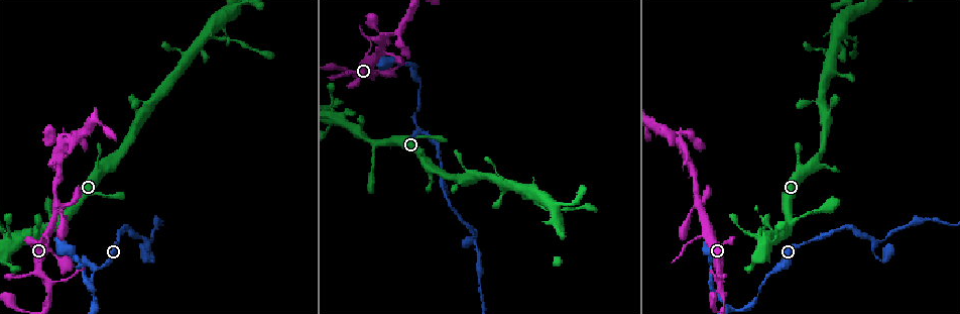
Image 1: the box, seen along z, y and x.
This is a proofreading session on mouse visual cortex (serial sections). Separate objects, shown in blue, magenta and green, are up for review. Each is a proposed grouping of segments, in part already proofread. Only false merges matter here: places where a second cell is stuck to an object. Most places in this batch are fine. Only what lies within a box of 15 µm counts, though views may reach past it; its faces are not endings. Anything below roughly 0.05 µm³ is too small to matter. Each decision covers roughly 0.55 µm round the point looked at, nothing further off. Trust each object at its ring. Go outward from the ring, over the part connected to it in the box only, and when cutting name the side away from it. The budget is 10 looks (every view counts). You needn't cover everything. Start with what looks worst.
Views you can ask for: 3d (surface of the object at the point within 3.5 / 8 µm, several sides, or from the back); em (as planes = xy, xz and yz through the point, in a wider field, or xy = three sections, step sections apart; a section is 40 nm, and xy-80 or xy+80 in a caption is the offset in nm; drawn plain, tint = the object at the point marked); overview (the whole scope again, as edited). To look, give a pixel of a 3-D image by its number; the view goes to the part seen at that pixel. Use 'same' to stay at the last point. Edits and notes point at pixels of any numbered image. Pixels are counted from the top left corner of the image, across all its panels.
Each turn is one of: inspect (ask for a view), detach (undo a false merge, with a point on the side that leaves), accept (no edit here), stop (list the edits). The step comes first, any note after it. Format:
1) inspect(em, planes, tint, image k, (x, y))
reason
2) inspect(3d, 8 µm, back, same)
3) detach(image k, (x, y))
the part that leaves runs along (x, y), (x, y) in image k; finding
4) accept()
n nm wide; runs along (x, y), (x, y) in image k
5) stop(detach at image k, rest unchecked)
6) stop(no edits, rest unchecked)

inspect(em, xy, step 1, tint, image 1, (696, 204))

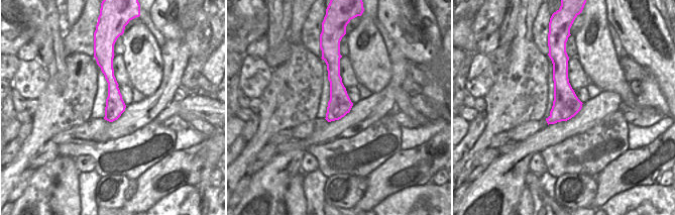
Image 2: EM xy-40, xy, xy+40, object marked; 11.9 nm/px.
inspect(3d, 3.5 µm, same)
see where the arms go

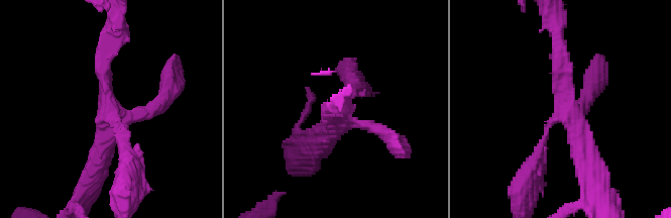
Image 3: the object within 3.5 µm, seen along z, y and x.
accept()
all the same cell

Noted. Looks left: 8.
inspect(3d, 3.5 µm, image 1, (842, 32))
three arms meet

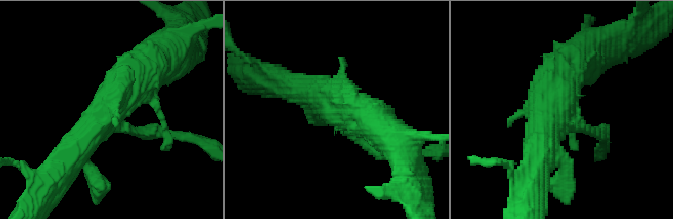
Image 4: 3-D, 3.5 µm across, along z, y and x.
inspect(em, xy, step 2, tint, image 4, (109, 114))
need the tissue

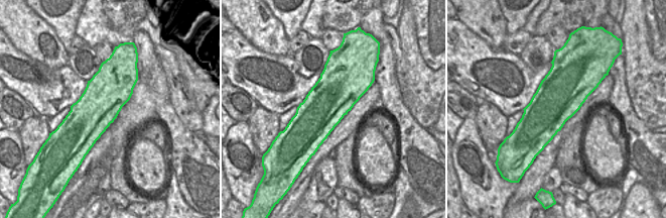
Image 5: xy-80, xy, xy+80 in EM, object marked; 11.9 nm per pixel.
accept()
550 nm wide; runs along (66, 161), (149, 60) in image 4; one cell here

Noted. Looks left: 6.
inspect(3d, 3.5 µm, image 1, (400, 29))
three-way junction

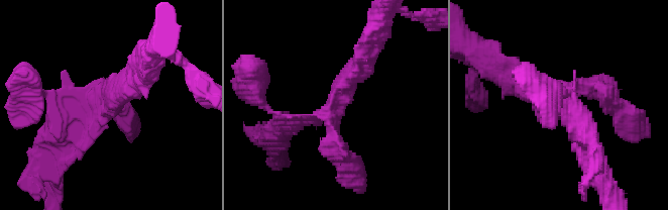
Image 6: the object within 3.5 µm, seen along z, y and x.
inspect(em, xy, step 2, tint, image 6, (336, 102))
3 arms; arms of 250, 250, 350 nm

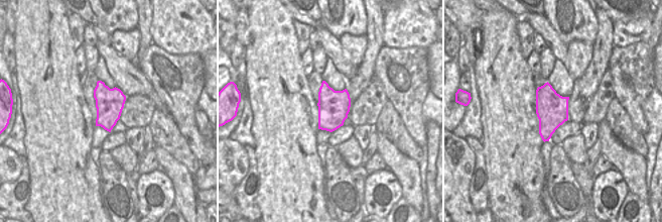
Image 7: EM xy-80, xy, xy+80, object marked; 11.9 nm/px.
accept()
runs along (280, 128), (338, 100), (369, 53) in image 6; one cell here

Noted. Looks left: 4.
inspect(3d, 3.5 µm, image 1, (6, 238))
thin neck

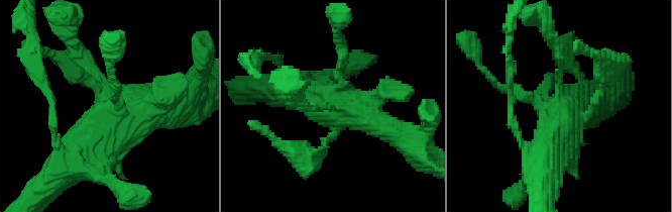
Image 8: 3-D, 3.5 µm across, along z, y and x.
inspect(em, xy, step 5, tint, image 8, (562, 98))

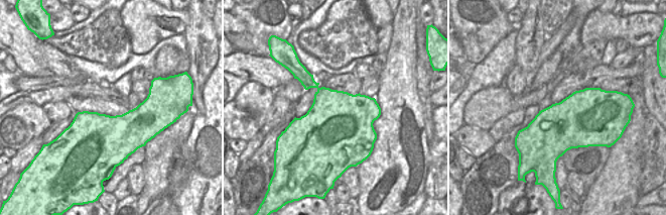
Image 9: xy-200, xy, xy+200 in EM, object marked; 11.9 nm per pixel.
accept()
continuous, no second cell

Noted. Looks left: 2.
stop(no edits, rest unchecked)

